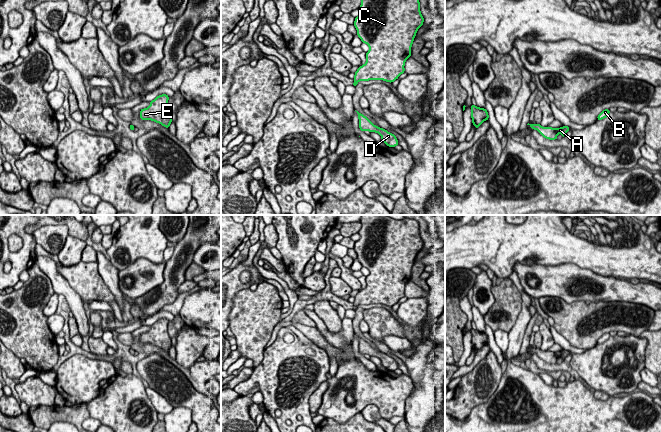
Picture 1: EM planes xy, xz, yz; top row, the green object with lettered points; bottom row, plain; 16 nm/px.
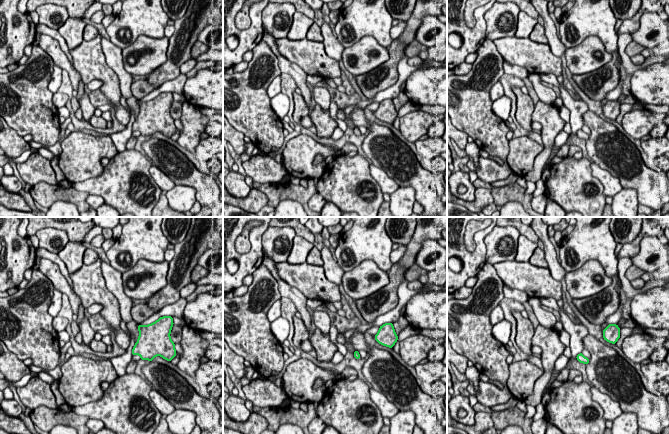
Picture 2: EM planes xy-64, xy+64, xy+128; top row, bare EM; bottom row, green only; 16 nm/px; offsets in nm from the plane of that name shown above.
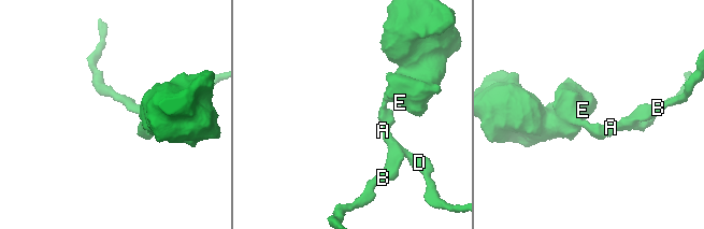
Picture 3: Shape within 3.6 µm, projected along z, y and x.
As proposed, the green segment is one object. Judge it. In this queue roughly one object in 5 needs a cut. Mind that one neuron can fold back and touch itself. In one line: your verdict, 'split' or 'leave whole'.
leave whole

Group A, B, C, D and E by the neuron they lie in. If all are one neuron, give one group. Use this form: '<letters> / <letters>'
A B C D E

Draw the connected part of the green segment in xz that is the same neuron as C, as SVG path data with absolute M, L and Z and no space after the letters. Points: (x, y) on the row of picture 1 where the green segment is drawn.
M362 0L358 8L360 14L355 18L354 26L357 35L370 50L366 52L366 63L355 72L353 86L359 81L384 80L392 83L405 72L405 61L411 57L411 46L417 30L423 25L424 18L420 12L419 0Z

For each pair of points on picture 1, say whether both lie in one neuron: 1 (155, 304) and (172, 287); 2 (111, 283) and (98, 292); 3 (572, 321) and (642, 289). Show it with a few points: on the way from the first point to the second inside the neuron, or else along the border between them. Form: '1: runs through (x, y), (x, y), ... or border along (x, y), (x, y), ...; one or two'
1: runs through (159, 300), (168, 291); one
2: border along (97, 264), (99, 275), (115, 299); two
3: border along (593, 301), (629, 301), (640, 304); two

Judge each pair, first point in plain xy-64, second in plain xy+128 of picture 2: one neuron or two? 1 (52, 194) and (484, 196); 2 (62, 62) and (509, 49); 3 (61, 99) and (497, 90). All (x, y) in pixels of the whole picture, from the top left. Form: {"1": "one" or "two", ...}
{"1": "two", "2": "two", "3": "two"}

